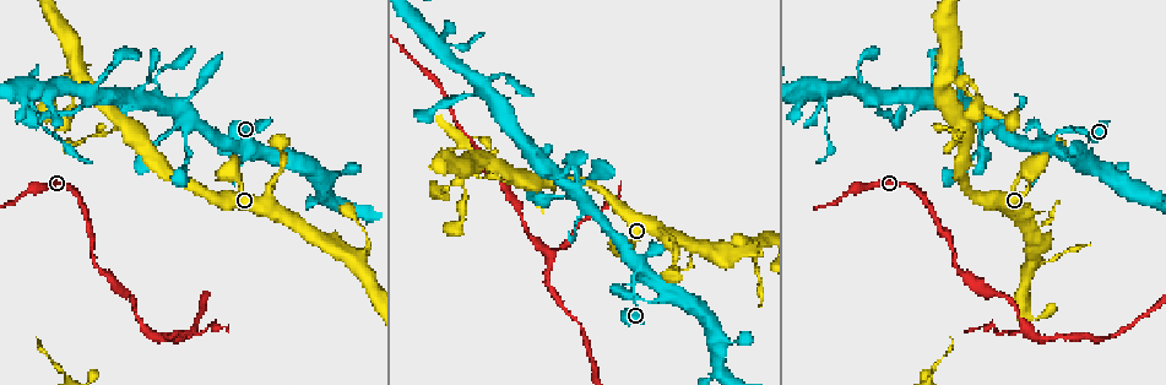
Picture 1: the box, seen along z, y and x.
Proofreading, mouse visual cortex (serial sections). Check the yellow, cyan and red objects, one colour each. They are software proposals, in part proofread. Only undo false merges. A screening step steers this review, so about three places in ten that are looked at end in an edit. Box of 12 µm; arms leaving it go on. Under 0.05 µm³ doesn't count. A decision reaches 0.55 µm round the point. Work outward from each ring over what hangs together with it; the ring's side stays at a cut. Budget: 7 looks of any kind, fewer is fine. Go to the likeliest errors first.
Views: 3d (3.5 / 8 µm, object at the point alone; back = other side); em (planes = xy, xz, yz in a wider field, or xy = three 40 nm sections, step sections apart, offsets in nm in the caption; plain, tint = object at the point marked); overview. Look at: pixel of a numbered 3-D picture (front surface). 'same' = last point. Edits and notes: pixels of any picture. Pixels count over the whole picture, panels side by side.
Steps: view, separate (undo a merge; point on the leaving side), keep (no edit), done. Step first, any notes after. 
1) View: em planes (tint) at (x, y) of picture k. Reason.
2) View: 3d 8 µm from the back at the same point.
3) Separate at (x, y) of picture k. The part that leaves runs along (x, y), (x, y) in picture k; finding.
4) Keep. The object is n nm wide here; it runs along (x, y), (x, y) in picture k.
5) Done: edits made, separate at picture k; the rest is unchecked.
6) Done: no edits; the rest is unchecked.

View: 3d 8 µm at (158, 338) of picture 1. Thick turns thin.

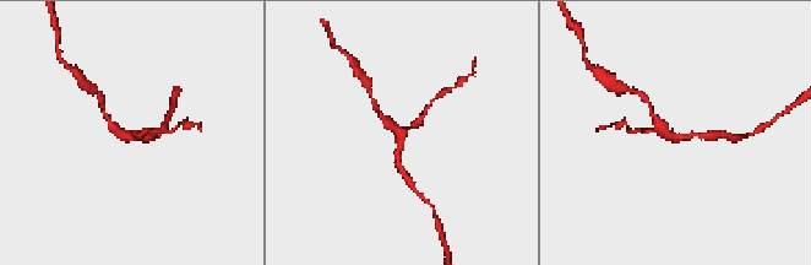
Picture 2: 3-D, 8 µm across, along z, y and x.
View: 3d 3.5 µm at (674, 137) of picture 2.

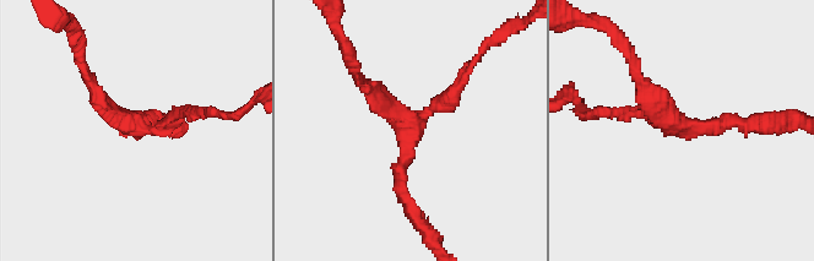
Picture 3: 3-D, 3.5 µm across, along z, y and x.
View: em xy step 2 (tint) at (134, 127) of picture 3. 3 arms meet here; the arms are 150, 150, 150 nm wide.

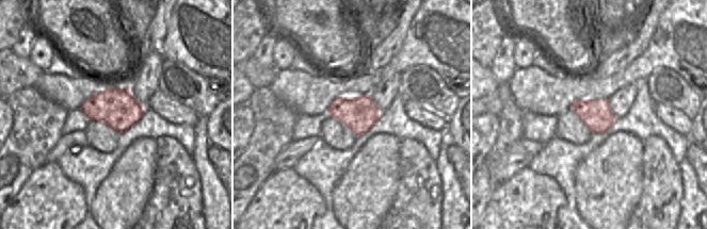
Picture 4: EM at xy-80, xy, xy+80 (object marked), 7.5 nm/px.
Separate at (456, 87) of picture 3. The part that leaves runs along (429, 110), (509, 30) in picture 3; two cells meet here.

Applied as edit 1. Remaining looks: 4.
View: 3d 8 µm at (969, 94) of picture 1. Three arms meet.

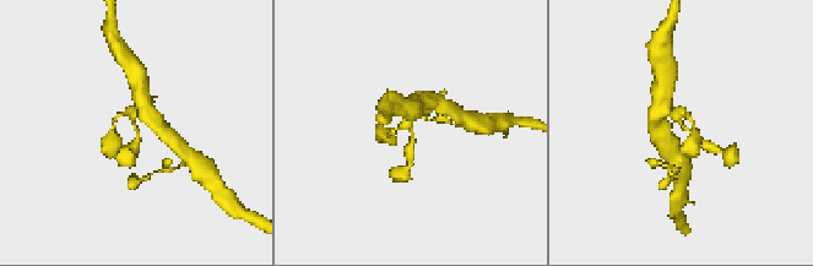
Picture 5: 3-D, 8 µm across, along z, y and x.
View: 3d 3.5 µm at (684, 126) of picture 5. Zoom in.

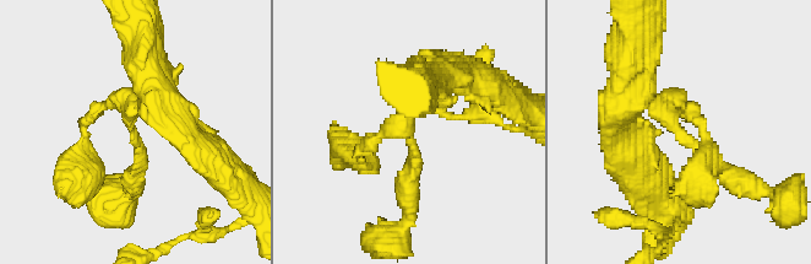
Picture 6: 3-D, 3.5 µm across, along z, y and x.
Keep. The arms are 150, 200, 300 nm wide; it runs along (630, 98), (668, 106), (714, 167), (746, 182) in picture 6; continuous, no second cell.

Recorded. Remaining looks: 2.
View: 3d 3.5 µm at (329, 239) of picture 1. Thick turns thin.

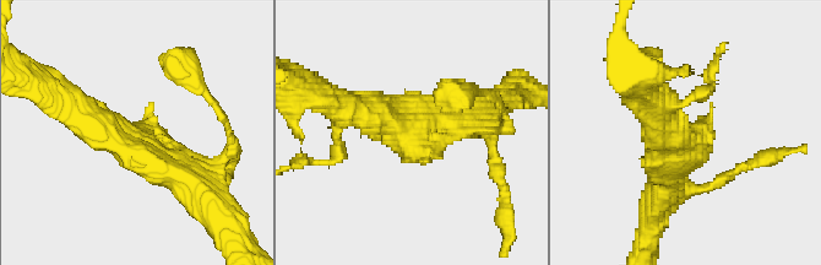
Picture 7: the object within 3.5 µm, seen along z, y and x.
View: em xy step 1 (tint) at (411, 147) of picture 7. The arms are 450, 450 nm wide.

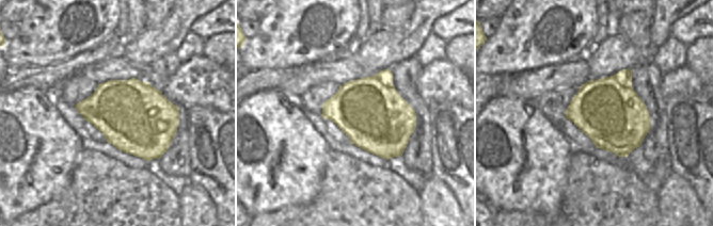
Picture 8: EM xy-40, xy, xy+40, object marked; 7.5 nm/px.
Keep. It runs along (364, 111), (413, 126), (428, 161) in picture 7; one cell here.

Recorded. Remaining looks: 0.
Done: edits made, separate at picture 3; the rest is unchecked.

